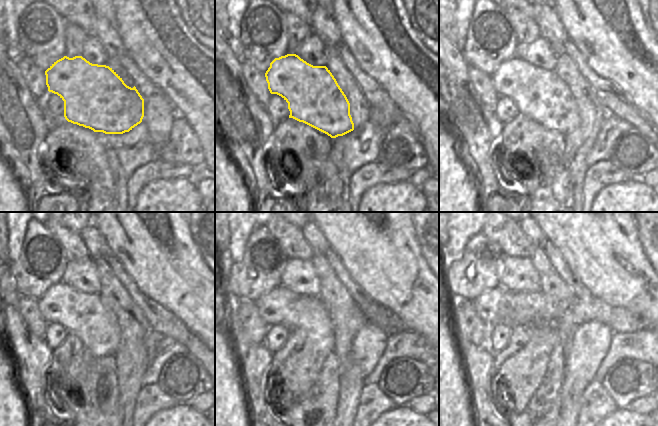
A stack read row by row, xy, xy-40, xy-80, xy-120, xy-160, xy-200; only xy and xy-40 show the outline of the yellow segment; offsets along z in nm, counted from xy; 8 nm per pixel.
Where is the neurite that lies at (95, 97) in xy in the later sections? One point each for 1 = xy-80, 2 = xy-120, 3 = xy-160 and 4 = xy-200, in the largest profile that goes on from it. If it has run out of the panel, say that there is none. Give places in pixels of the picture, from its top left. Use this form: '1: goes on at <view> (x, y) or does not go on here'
1: goes on at xy-80 (538, 93)
2: goes on at xy-120 (84, 315)
3: goes on at xy-160 (281, 305)
4: goes on at xy-200 (486, 305)

